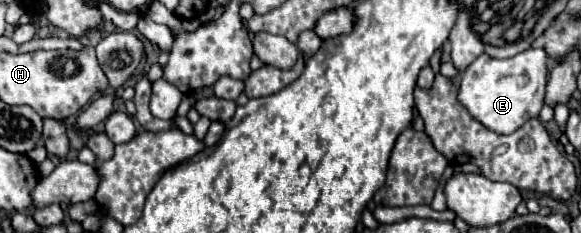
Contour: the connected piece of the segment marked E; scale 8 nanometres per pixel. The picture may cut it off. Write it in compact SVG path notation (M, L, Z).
M529 48L505 60L481 54L461 74L459 102L489 130L497 134L511 134L527 120L539 116L545 98L545 82L547 82L547 54L541 48Z

